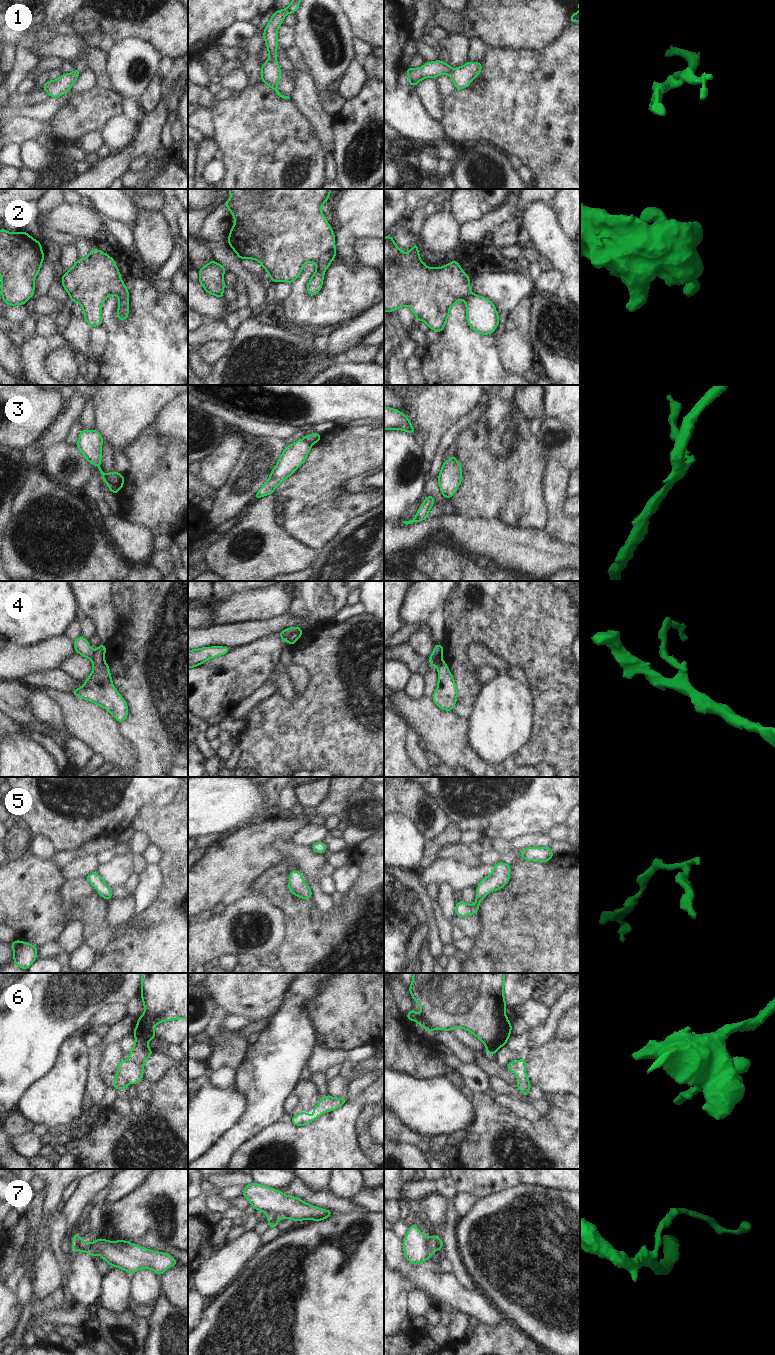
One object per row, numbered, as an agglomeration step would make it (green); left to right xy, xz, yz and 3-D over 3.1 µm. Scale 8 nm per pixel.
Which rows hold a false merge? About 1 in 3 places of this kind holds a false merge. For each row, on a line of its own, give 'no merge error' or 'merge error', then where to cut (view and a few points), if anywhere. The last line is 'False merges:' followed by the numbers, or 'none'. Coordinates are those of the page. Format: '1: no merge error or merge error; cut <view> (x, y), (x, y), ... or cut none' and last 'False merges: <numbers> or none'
1: merge error; cut xz (270, 57), (275, 61)
2: no merge error; cut none
3: merge error; cut xy (107, 475), (107, 484), (111, 491)
4: merge error; cut xy (90, 658), (97, 653), (100, 659), (104, 661)
5: no merge error; cut none
6: no merge error; cut none
7: merge error; cut xy (81, 1240), (78, 1248), (72, 1250)
False merges: 1, 3, 4, 7

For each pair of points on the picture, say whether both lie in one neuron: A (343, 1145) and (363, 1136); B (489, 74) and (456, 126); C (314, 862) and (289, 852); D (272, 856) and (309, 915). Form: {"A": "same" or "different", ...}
{"A": "different", "B": "same", "C": "same", "D": "different"}

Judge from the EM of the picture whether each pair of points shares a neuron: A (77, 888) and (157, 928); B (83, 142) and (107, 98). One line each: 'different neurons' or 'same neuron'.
A: same neuron
B: different neurons

